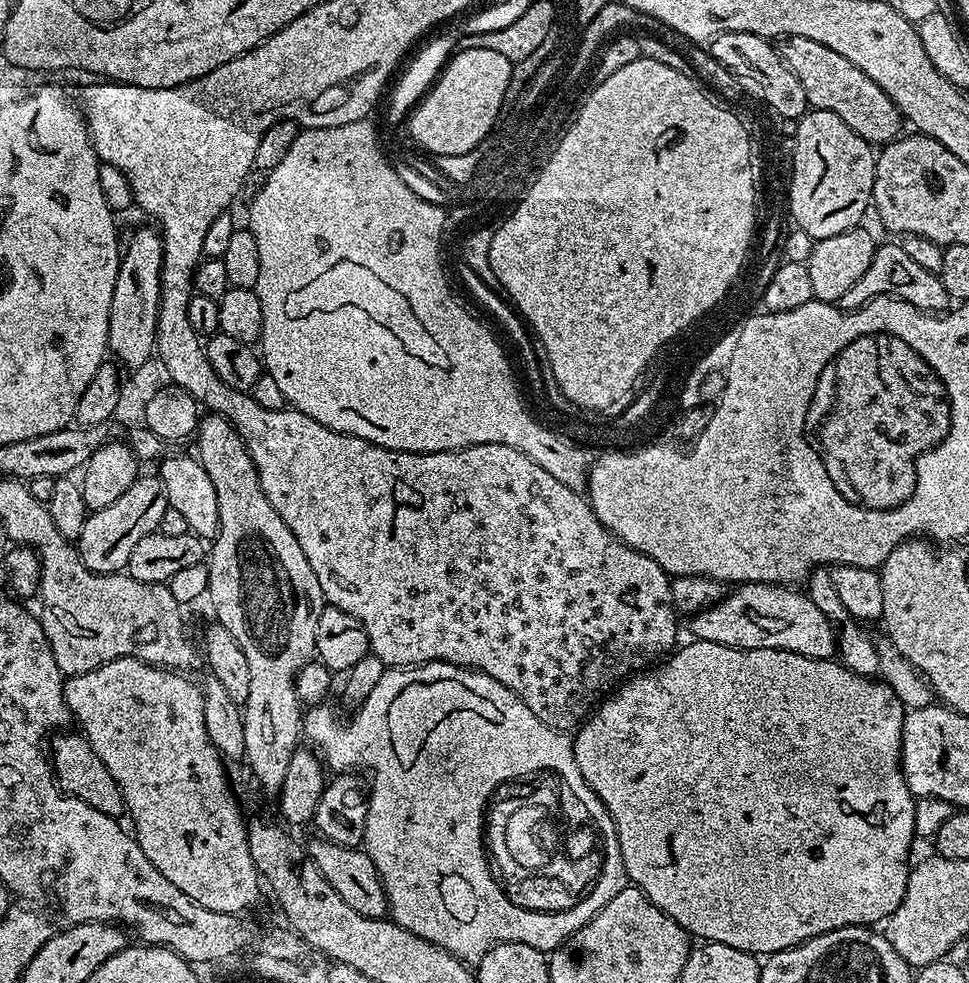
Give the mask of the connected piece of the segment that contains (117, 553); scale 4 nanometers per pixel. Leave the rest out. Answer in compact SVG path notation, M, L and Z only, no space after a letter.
M137 475L136 481L118 498L118 502L110 502L110 506L97 508L89 515L82 526L82 534L78 541L78 555L91 572L116 574L127 569L130 553L142 538L157 531L162 522L162 514L168 509L168 495L159 475Z

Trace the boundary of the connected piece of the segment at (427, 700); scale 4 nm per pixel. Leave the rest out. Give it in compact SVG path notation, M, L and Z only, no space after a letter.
M437 662L416 666L416 676L420 676L424 684L408 688L408 692L396 700L396 708L391 711L391 725L396 732L404 732L404 736L412 732L412 756L420 756L424 764L432 764L432 796L436 796L436 812L432 812L432 820L392 820L392 777L373 775L362 843L363 850L372 859L386 885L391 919L415 936L446 949L469 966L479 965L480 959L496 944L525 944L537 948L539 952L551 953L582 925L589 924L602 906L606 906L614 894L626 887L624 863L620 857L614 822L595 792L582 791L584 805L600 825L606 843L605 878L597 885L594 898L584 900L580 908L562 910L558 914L515 908L511 898L498 890L494 875L486 870L487 862L482 858L479 845L482 801L486 794L494 792L496 780L504 782L507 776L514 776L515 772L530 772L531 768L557 769L563 777L579 781L580 771L574 758L572 740L565 733L542 723L509 688L485 672Z

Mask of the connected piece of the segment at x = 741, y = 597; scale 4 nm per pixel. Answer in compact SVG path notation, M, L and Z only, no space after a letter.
M741 584L727 596L691 617L695 639L746 650L786 650L815 660L831 660L837 655L833 621L803 591L779 584Z

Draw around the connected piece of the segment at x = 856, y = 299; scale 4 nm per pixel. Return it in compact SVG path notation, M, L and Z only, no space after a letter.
M899 242L881 243L877 247L874 258L870 262L870 270L866 270L866 274L862 274L862 278L858 278L858 282L854 282L854 286L850 286L846 294L842 294L838 304L841 309L851 310L861 308L869 300L879 296L892 296L896 300L904 300L918 310L933 314L943 313L950 304L948 291L939 275L926 270L924 266L918 266L918 262L914 262L914 258L910 258L910 254L902 250Z

